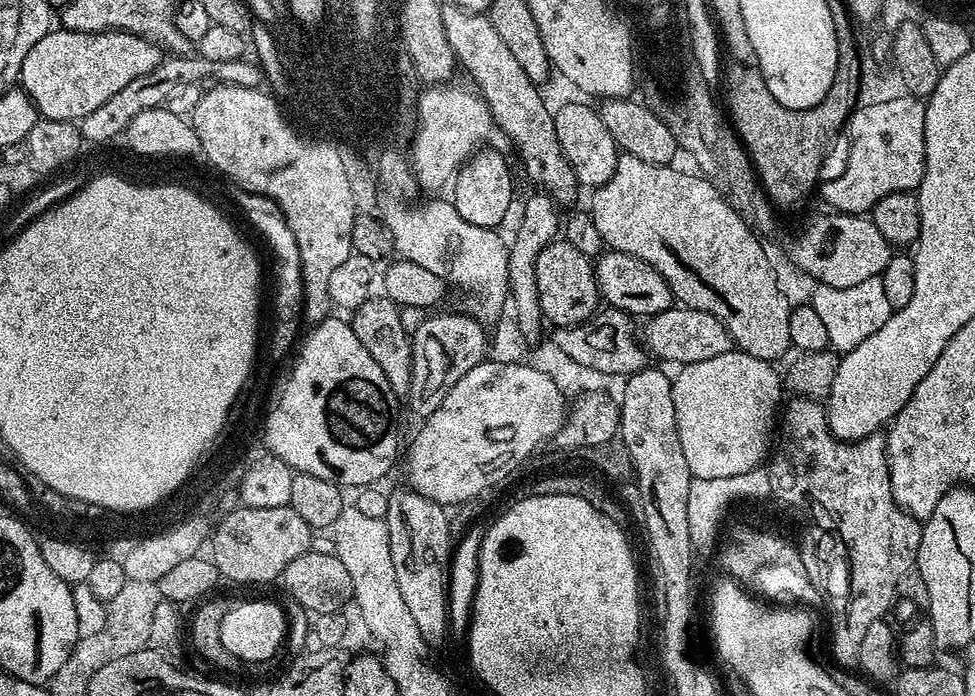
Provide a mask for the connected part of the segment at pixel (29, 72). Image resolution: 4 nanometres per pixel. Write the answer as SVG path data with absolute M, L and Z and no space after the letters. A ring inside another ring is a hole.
M60 26L30 46L30 54L26 54L20 67L19 83L36 103L36 111L43 119L80 122L104 102L110 101L128 83L154 71L162 60L156 44L159 43L146 36L135 36L132 32L72 32Z

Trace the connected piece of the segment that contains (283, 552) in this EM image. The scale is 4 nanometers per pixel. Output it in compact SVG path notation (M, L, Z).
M236 506L221 518L220 525L211 533L210 559L224 580L233 580L236 584L268 584L271 580L279 581L286 566L313 547L312 537L313 530L291 506L274 510Z

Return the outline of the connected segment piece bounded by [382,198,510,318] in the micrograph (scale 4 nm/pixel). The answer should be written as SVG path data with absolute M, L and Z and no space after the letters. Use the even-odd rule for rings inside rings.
M432 198L429 204L407 208L404 202L388 202L382 219L393 235L395 251L403 259L418 262L425 270L446 278L449 285L457 284L476 299L476 308L490 318L496 318L509 299L508 249L501 234L494 228L483 228L466 222L462 214L447 199Z

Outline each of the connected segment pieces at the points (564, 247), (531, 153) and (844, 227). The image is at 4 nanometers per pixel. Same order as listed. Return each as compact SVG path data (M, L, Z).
M557 238L544 247L542 254L538 254L536 277L540 314L547 323L549 320L556 328L572 328L591 321L596 315L602 300L596 284L596 269L593 261L568 240Z
M451 2L443 5L441 16L446 38L459 67L464 67L476 79L475 87L490 110L493 125L499 131L501 128L516 143L516 152L524 163L525 174L536 183L537 189L547 192L553 200L563 202L574 199L578 191L576 175L566 154L562 154L558 130L554 130L553 109L544 105L540 97L541 89L526 78L514 54L510 54L503 44L498 30L494 30L491 19L478 12L467 12Z
M864 214L812 216L793 234L792 241L787 242L786 251L813 282L835 288L858 286L866 278L879 276L894 255L892 245L878 234L878 226Z

